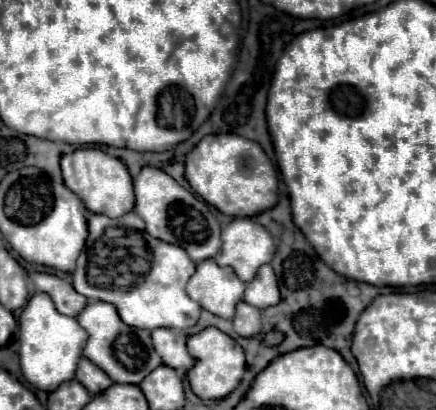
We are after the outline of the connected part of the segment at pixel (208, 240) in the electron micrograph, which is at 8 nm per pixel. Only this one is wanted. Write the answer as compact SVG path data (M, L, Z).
M144 166L142 172L134 178L134 194L134 212L146 222L146 232L150 232L154 238L178 244L188 252L194 262L212 258L220 250L220 224L214 218L210 206L186 188L182 188L166 172L152 166Z

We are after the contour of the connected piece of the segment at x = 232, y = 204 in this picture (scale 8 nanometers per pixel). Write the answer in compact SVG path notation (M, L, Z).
M210 134L186 156L184 172L192 190L226 216L256 216L278 202L278 176L260 144L238 134Z

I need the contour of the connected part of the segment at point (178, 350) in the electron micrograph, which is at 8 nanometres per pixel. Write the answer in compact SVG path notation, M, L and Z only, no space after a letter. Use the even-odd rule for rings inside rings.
M156 328L152 330L154 348L158 348L158 354L162 356L162 362L174 370L188 370L192 368L192 358L186 348L186 338L176 334L172 328Z

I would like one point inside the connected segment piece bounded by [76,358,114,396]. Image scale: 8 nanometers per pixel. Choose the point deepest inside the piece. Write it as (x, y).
(89, 375)

